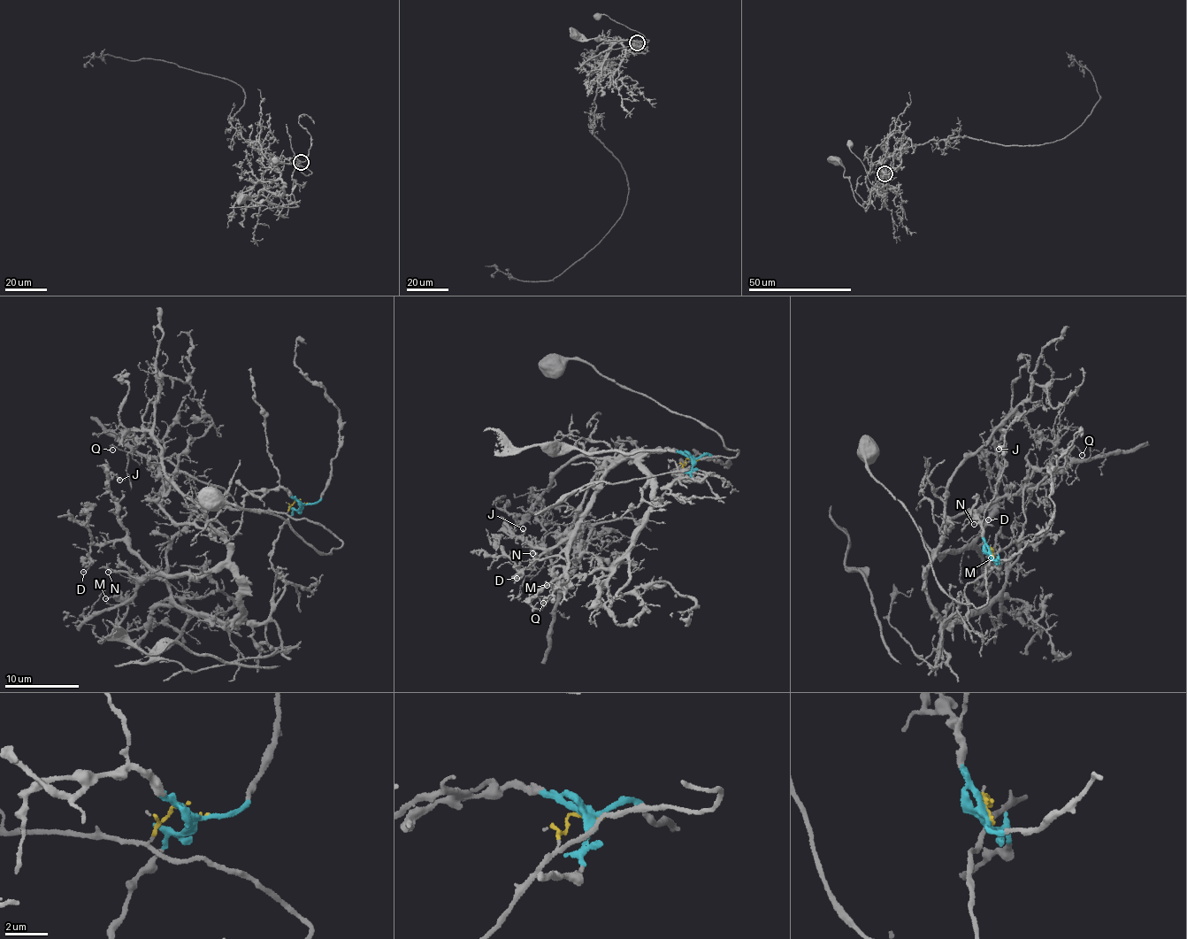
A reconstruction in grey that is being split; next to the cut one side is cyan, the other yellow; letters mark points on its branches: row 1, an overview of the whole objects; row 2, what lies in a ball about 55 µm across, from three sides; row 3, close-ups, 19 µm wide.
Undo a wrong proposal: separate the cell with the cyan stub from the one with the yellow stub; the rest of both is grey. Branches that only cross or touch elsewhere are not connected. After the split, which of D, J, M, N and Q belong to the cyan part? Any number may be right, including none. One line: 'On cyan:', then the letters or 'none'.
On cyan: D, J, M, N

